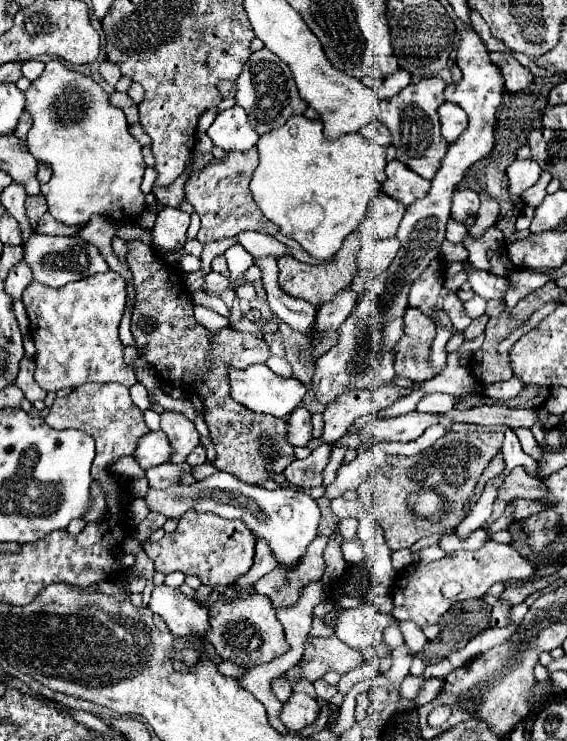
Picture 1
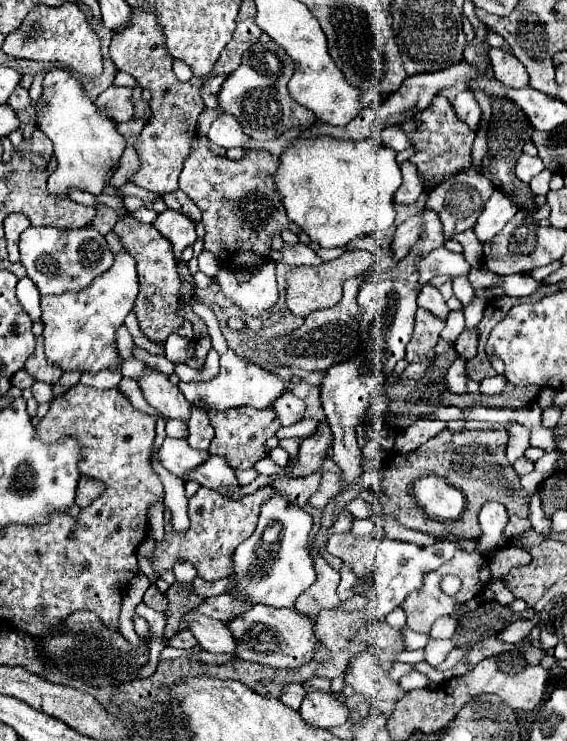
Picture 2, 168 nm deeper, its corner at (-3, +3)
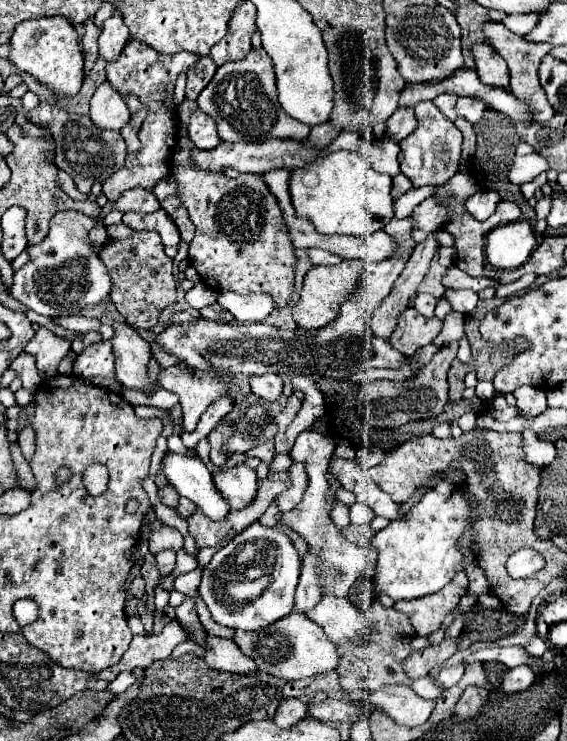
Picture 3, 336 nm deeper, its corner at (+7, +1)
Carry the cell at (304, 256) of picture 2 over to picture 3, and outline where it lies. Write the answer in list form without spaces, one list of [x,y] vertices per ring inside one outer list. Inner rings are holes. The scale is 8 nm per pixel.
[[[308,249],[308,259],[312,261],[312,265],[336,265],[342,261],[338,255],[320,249]]]

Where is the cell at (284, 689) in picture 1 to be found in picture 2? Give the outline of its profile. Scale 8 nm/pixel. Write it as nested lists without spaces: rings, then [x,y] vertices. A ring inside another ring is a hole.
[[[292,683],[292,685],[288,685],[286,689],[284,689],[284,693],[282,693],[282,697],[280,697],[280,701],[286,705],[286,707],[290,707],[290,709],[300,709],[300,703],[302,703],[302,699],[306,697],[306,691],[304,691],[304,687],[300,685],[300,683]]]

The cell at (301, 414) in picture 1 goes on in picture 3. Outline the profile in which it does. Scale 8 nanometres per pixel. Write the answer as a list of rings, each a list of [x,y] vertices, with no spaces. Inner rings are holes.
[[[274,373],[262,375],[262,377],[252,377],[250,387],[258,399],[266,399],[266,401],[278,401],[282,395],[282,379]]]

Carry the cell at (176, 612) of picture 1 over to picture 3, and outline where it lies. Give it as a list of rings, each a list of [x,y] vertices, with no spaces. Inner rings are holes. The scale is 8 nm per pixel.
[[[206,635],[202,649],[204,661],[212,669],[230,673],[256,673],[256,665],[252,665],[252,659],[246,659],[232,639]]]

